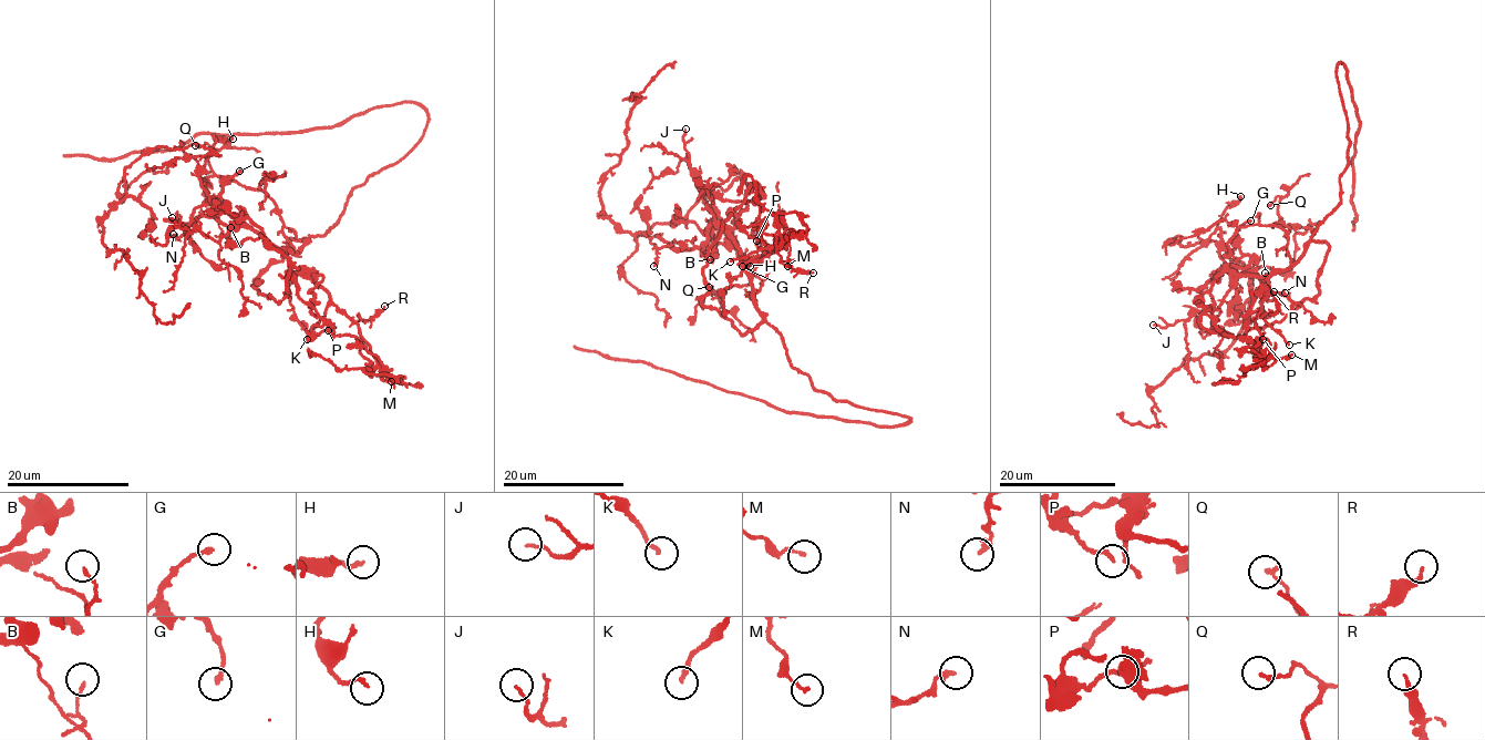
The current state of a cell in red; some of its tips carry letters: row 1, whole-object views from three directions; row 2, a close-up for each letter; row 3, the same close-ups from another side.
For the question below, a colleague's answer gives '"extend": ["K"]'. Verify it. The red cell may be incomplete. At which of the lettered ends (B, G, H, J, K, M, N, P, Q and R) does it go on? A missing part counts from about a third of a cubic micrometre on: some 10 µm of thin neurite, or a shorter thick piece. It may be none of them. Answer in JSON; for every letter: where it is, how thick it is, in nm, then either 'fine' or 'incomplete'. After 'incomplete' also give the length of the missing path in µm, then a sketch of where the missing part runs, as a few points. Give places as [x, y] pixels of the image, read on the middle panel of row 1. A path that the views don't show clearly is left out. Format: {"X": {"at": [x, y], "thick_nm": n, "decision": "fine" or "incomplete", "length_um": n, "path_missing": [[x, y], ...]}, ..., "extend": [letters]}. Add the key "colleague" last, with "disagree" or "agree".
{"B": {"at": [710, 259], "thick_nm": 140, "decision": "fine"}, "G": {"at": [742, 266], "thick_nm": 220, "decision": "fine"}, "H": {"at": [750, 266], "thick_nm": 180, "decision": "fine"}, "J": {"at": [686, 129], "thick_nm": 120, "decision": "fine"}, "K": {"at": [730, 261], "thick_nm": 200, "decision": "incomplete", "length_um": 45}, "M": {"at": [787, 266], "thick_nm": 150, "decision": "fine"}, "N": {"at": [653, 266], "thick_nm": 200, "decision": "fine"}, "P": {"at": [756, 240], "thick_nm": 140, "decision": "fine"}, "Q": {"at": [709, 287], "thick_nm": 180, "decision": "fine"}, "R": {"at": [813, 273], "thick_nm": 280, "decision": "fine"}, "extend": ["K"], "colleague": "agree"}

